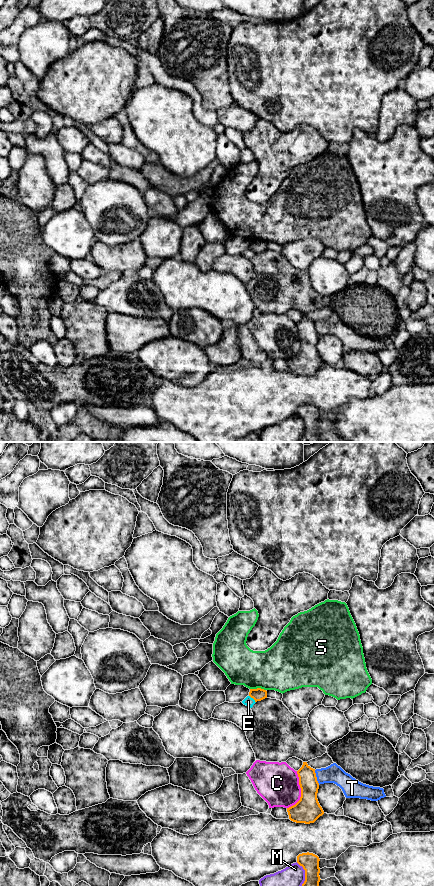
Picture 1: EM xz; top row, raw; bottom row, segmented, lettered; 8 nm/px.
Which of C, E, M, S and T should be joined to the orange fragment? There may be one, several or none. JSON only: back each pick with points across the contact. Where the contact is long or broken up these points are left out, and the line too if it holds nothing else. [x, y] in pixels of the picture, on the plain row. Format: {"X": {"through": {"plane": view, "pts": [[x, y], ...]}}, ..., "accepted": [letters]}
{"accepted": []}

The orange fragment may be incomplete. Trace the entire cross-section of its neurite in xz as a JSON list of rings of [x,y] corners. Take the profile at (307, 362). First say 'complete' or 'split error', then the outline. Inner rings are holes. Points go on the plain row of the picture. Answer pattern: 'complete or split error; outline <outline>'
complete; outline [[[303,314],[297,326],[301,340],[301,349],[295,357],[287,360],[289,371],[296,375],[314,375],[324,366],[317,351],[319,335],[315,321],[311,320],[307,314]]]

